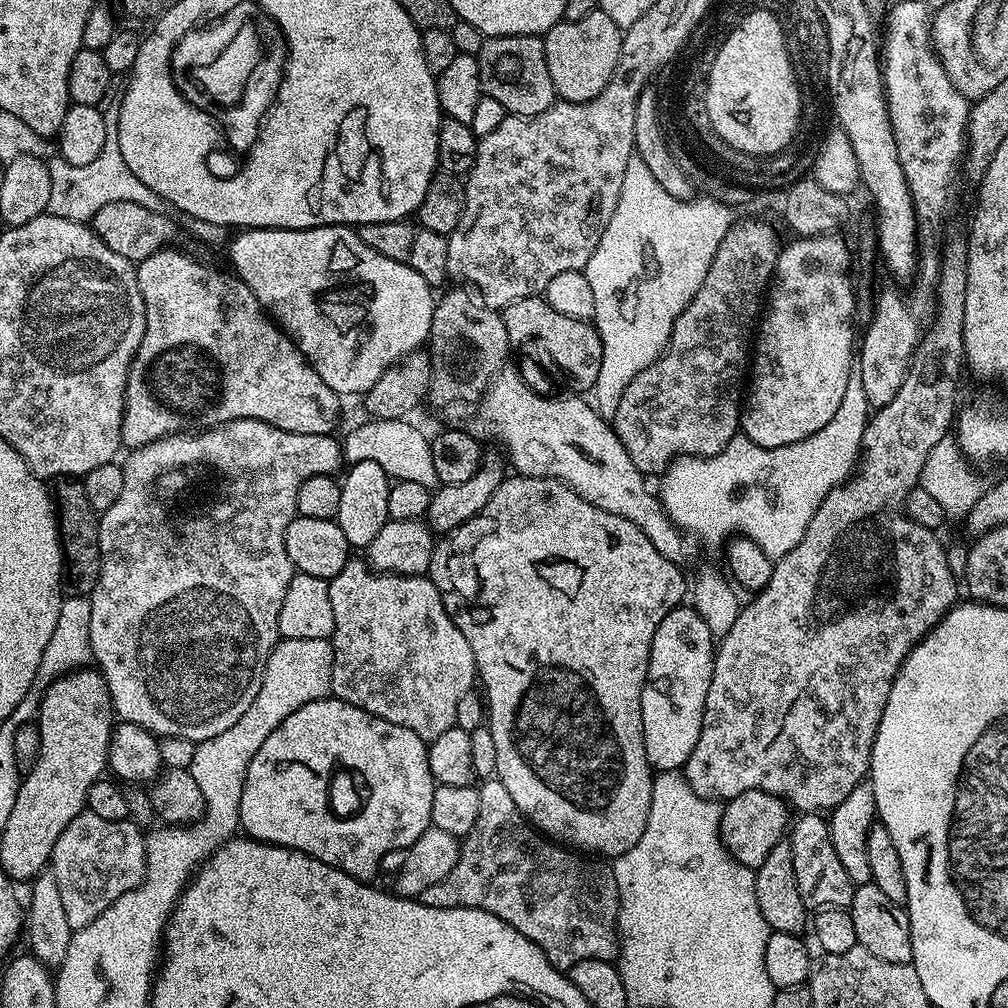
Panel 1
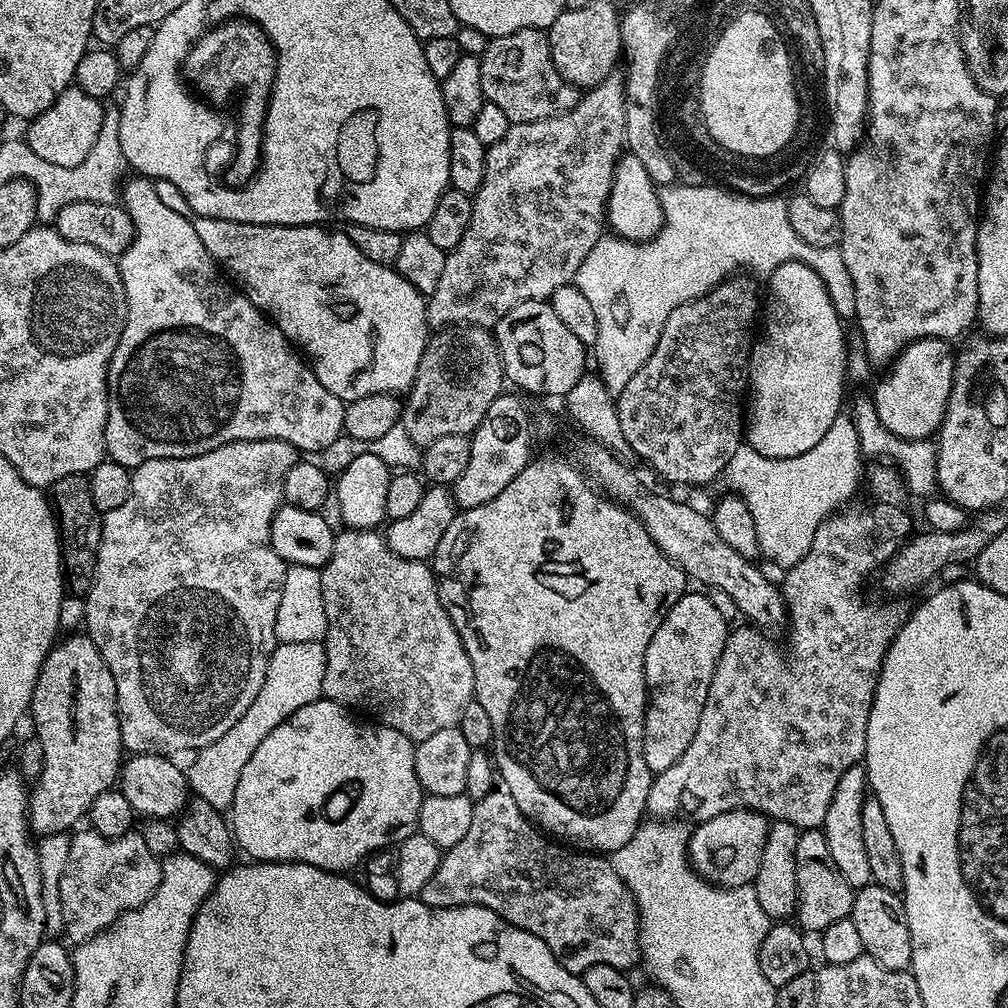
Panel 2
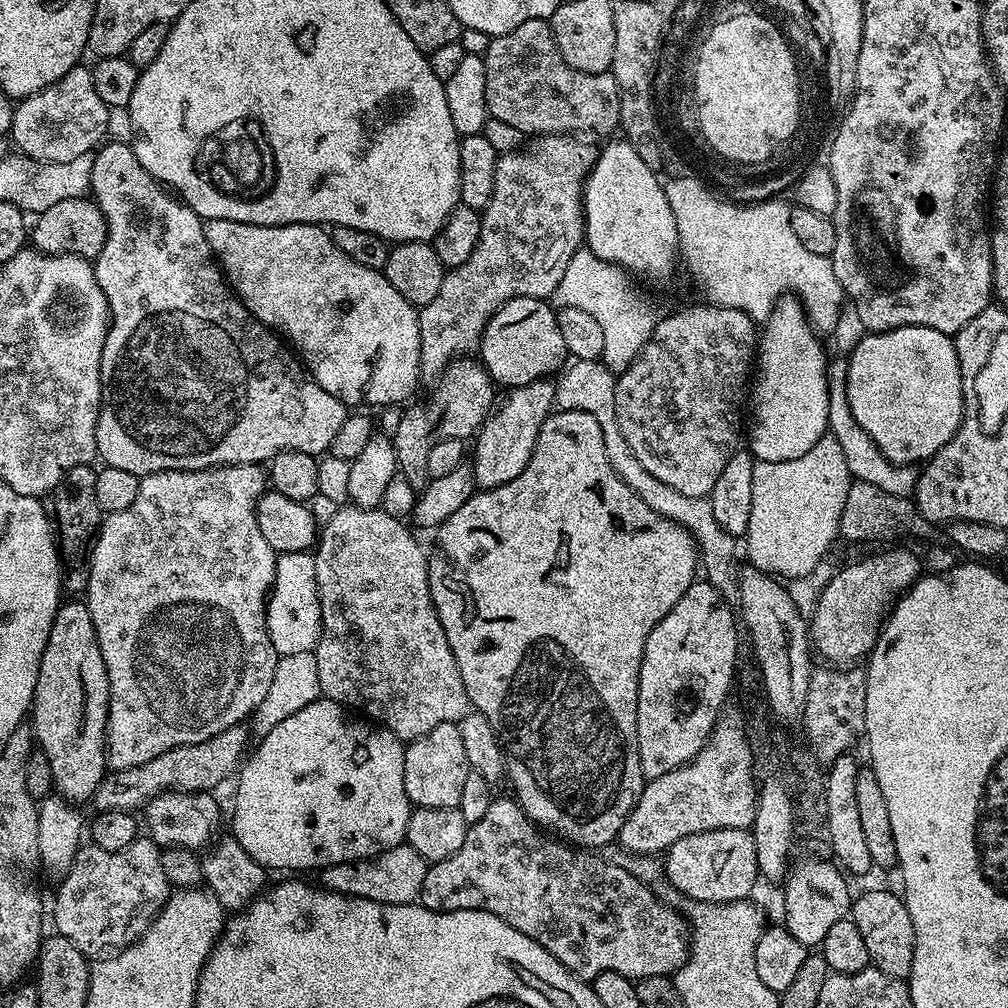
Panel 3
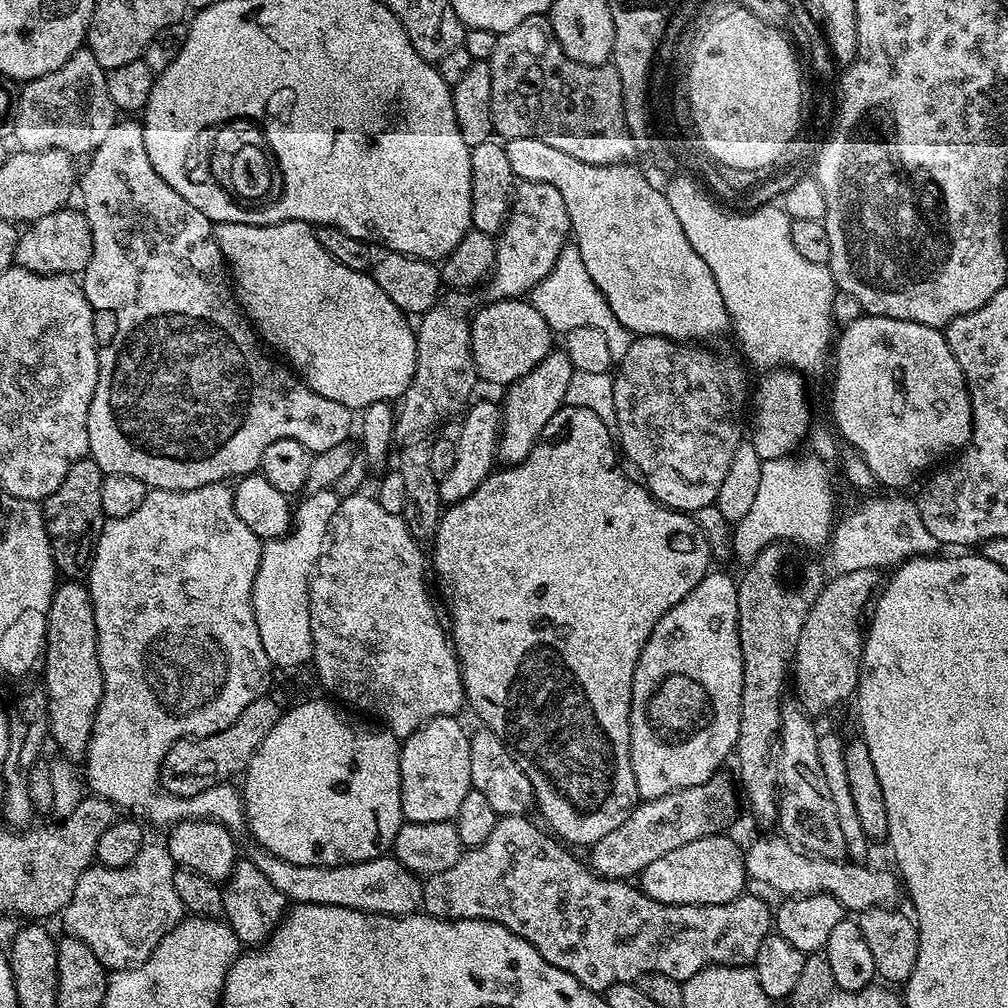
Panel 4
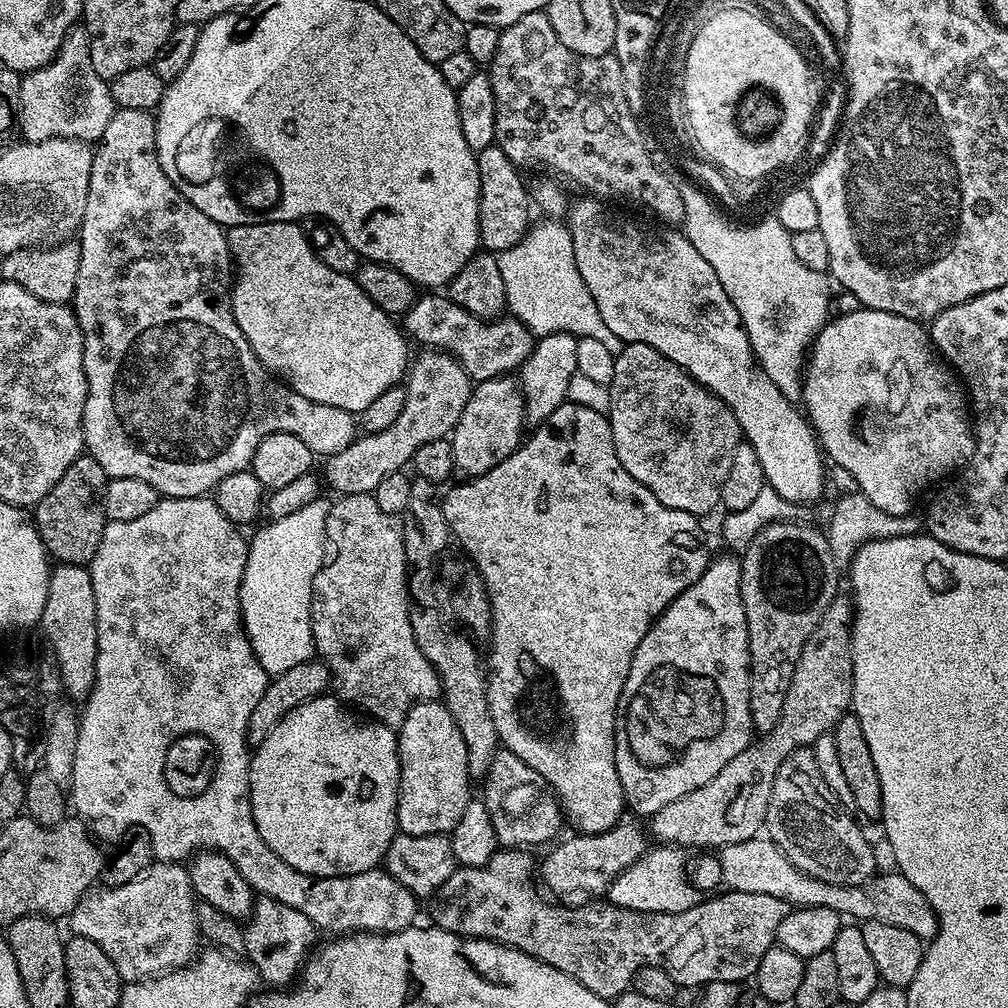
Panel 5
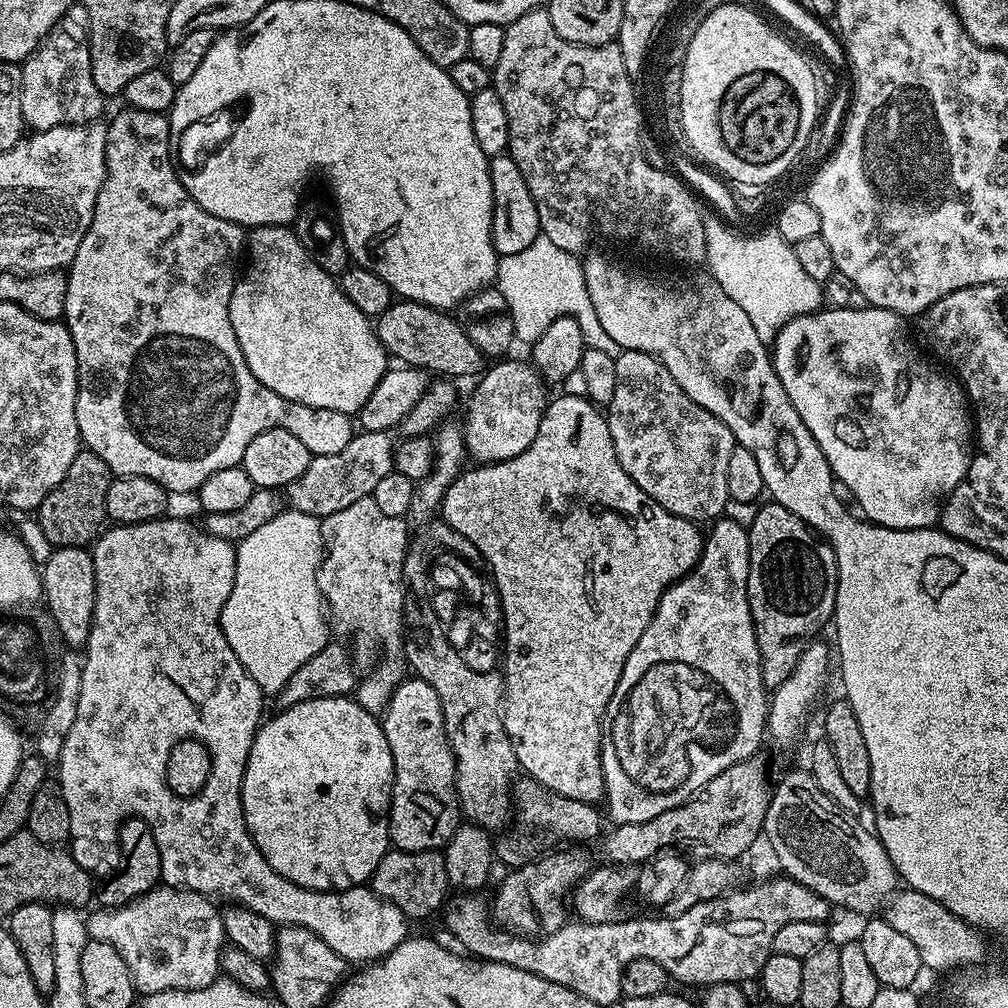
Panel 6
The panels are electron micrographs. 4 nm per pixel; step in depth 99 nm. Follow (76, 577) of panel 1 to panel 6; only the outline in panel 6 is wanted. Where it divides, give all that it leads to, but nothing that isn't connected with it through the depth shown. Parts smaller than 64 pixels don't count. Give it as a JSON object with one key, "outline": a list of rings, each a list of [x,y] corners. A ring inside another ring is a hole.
{"outline":[[[82,450],[76,455],[74,462],[70,462],[70,470],[66,470],[66,478],[42,498],[40,507],[34,512],[34,516],[40,519],[40,532],[49,540],[49,545],[83,548],[99,537],[106,524],[106,490],[110,490],[112,479],[112,472],[98,454]]]}

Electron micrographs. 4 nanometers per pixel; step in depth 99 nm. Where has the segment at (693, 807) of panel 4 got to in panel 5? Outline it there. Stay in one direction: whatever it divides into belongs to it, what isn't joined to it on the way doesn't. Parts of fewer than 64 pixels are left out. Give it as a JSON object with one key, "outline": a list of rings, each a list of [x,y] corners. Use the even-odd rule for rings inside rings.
{"outline":[[[621,822],[605,832],[572,834],[569,840],[562,840],[545,858],[544,865],[541,868],[539,865],[538,872],[539,875],[540,872],[544,875],[545,886],[557,896],[553,897],[561,905],[569,907],[591,904],[594,898],[603,897],[614,882],[614,878],[618,878],[622,870],[629,868],[646,851],[644,836],[640,833],[639,826],[627,822]]]}

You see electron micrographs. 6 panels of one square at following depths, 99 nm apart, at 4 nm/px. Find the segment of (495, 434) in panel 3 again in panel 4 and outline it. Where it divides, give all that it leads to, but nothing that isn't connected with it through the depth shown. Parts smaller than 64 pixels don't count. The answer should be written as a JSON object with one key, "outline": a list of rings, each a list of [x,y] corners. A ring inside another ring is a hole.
{"outline":[[[553,350],[522,378],[507,385],[508,392],[502,399],[502,423],[500,425],[500,441],[496,447],[499,463],[504,466],[520,464],[534,450],[546,422],[554,418],[559,408],[565,407],[566,390],[569,389],[573,374],[570,358],[562,350]]]}

